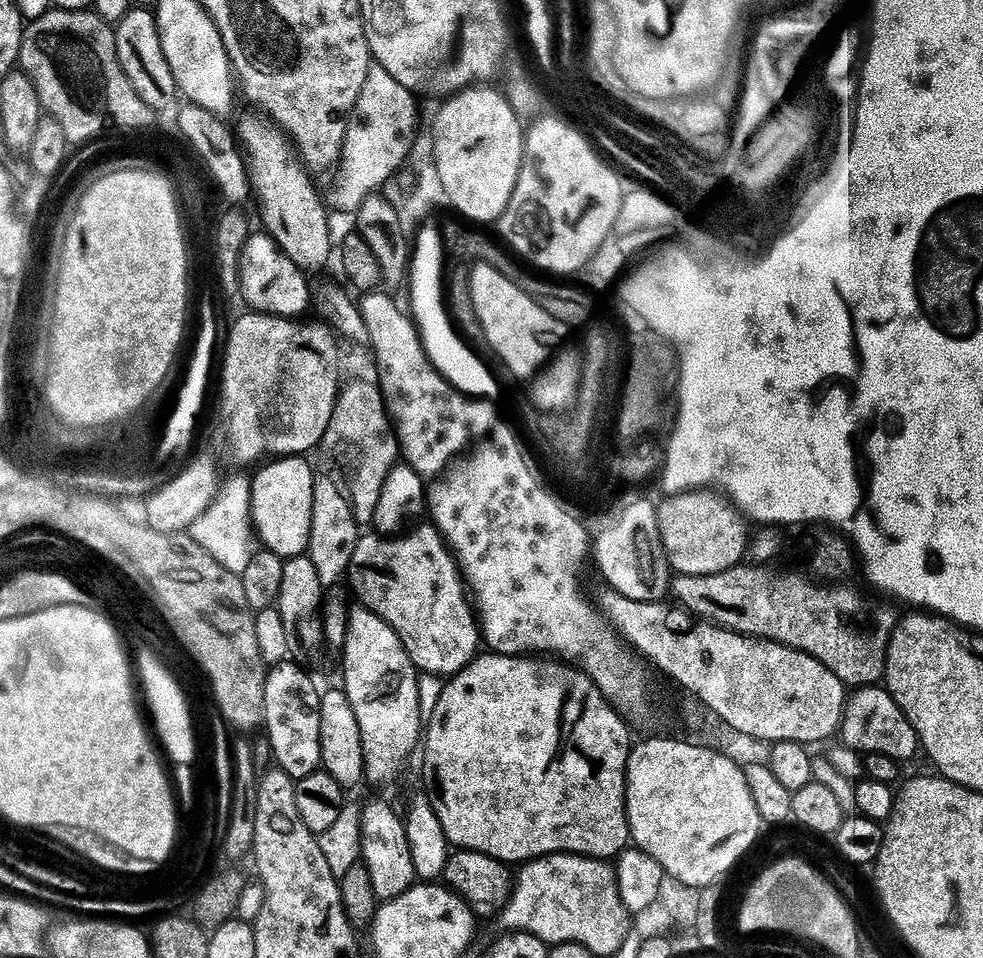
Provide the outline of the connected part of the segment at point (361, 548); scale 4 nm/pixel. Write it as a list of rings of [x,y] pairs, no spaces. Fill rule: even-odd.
[[[425,522],[421,528],[415,528],[407,534],[397,534],[391,538],[383,534],[361,535],[354,554],[347,561],[347,583],[363,607],[380,616],[397,632],[406,654],[421,673],[451,678],[459,675],[464,668],[469,668],[473,660],[481,655],[482,633],[478,616],[460,565],[456,563],[452,549],[444,543],[436,525]]]

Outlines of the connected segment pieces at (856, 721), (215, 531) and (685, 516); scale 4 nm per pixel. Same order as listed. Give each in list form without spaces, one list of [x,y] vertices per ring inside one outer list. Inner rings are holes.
[[[857,687],[846,700],[846,719],[842,725],[843,742],[857,754],[885,756],[897,762],[912,760],[921,751],[920,740],[906,714],[894,702],[887,687]]]
[[[240,474],[233,478],[232,484],[225,483],[220,488],[216,500],[192,524],[190,535],[198,542],[198,546],[205,548],[223,568],[243,574],[254,555],[248,544],[249,538],[252,538],[251,510],[252,479],[248,474]]]
[[[697,489],[664,500],[656,509],[660,544],[675,573],[716,575],[743,563],[748,546],[747,523],[723,495],[709,489]]]

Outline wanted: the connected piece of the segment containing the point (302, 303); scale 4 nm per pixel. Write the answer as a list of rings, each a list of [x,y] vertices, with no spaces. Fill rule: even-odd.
[[[266,232],[251,233],[247,242],[241,249],[240,262],[240,291],[242,293],[242,300],[244,304],[248,304],[248,308],[253,312],[260,312],[264,315],[282,316],[288,319],[297,319],[303,317],[303,313],[307,308],[311,307],[311,283],[307,275],[301,271],[298,265],[290,259],[280,247],[277,246],[276,241]]]

